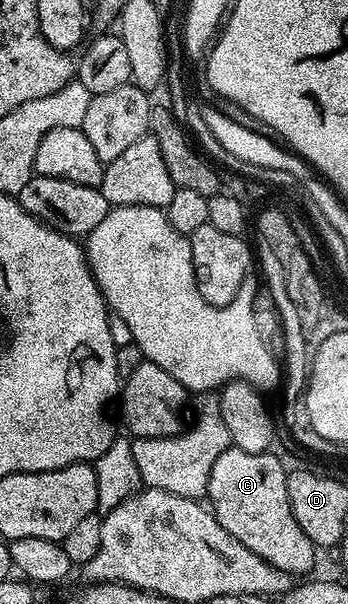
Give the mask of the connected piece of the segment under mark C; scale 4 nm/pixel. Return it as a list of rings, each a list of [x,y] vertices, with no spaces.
[[[228,447],[212,465],[205,495],[214,517],[236,542],[244,542],[252,554],[276,566],[276,570],[302,578],[298,576],[314,568],[316,549],[292,514],[286,485],[287,465],[282,465],[274,455],[273,451],[248,454],[239,448]]]

